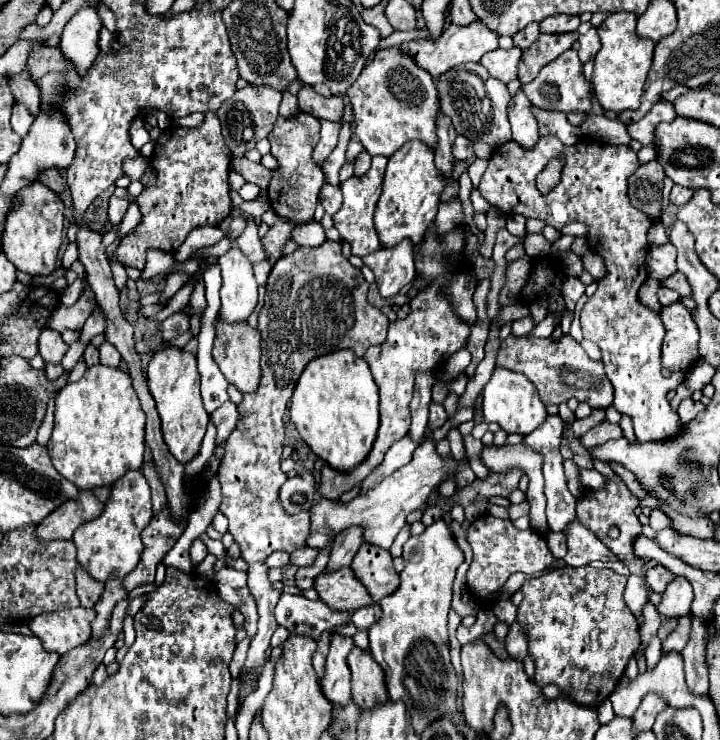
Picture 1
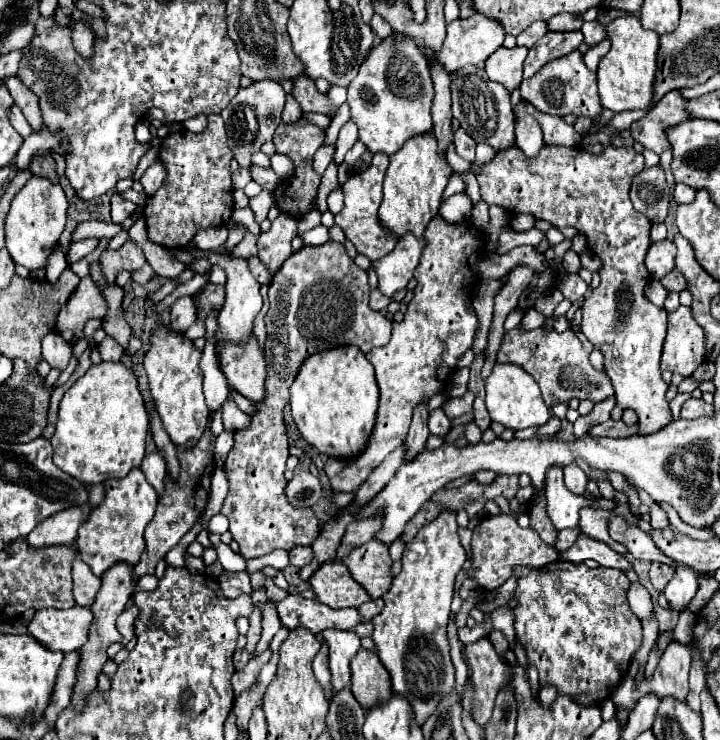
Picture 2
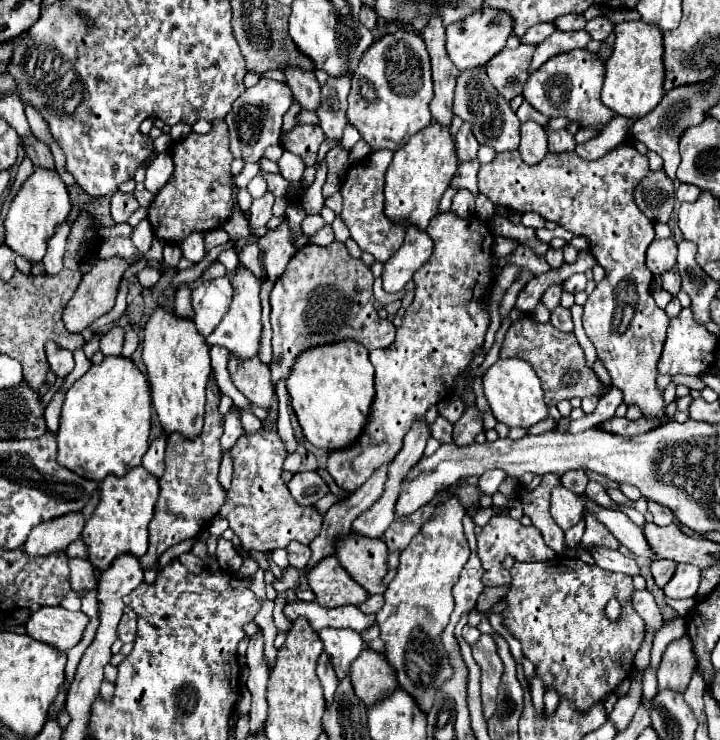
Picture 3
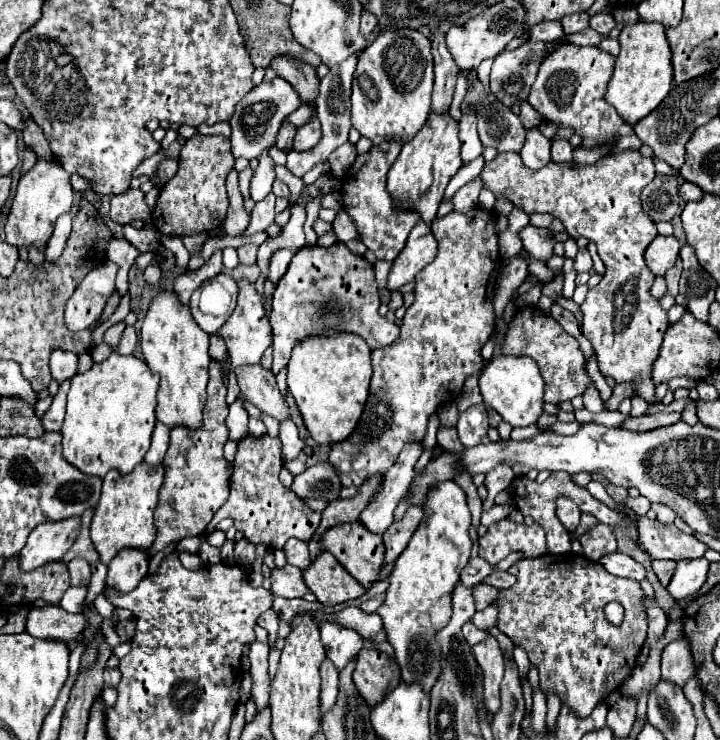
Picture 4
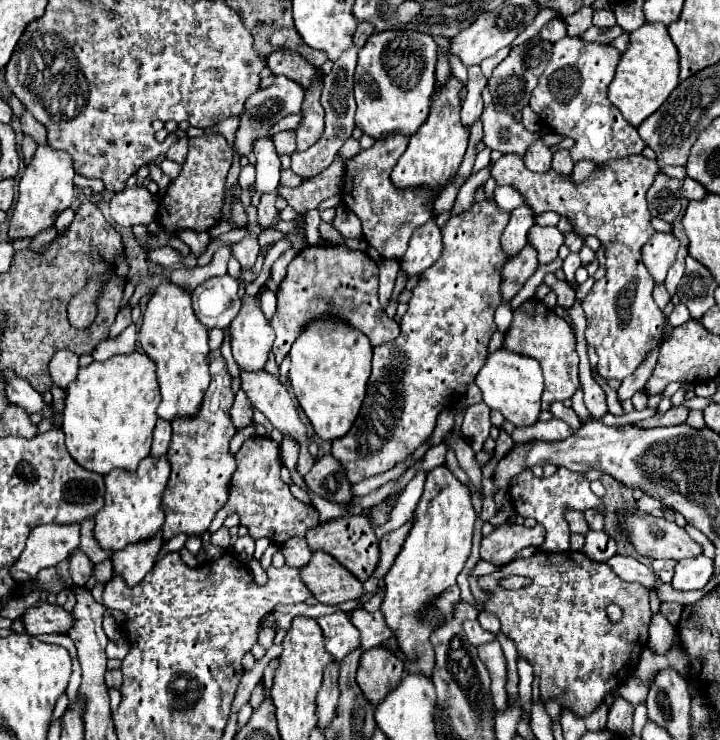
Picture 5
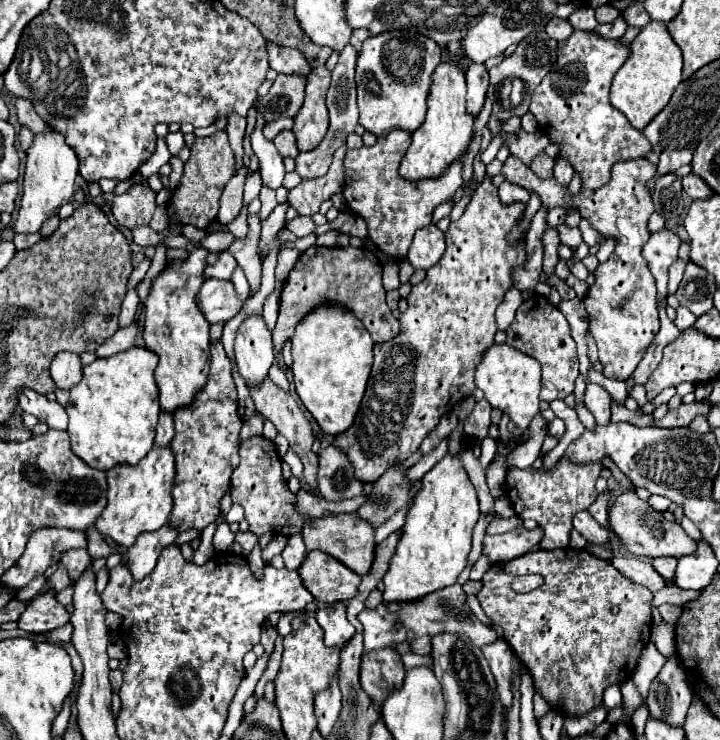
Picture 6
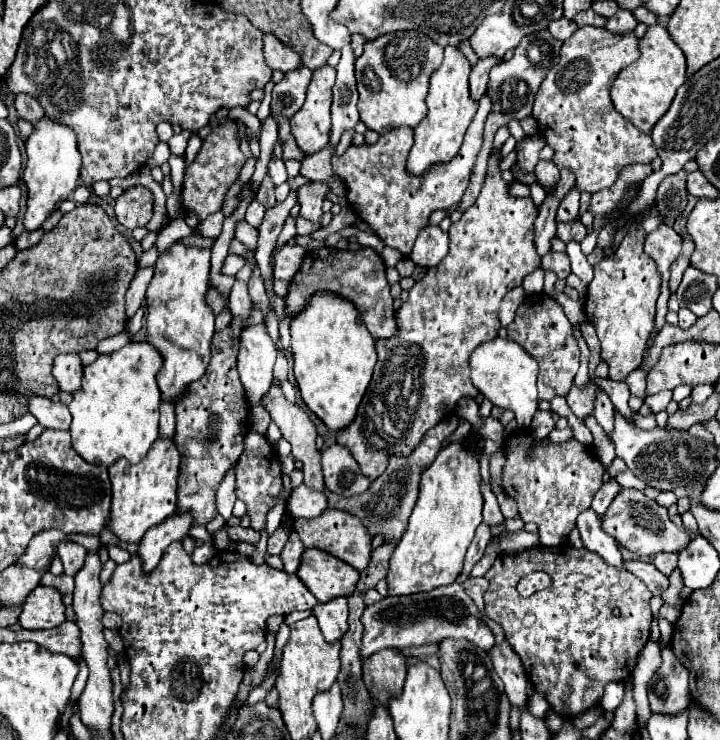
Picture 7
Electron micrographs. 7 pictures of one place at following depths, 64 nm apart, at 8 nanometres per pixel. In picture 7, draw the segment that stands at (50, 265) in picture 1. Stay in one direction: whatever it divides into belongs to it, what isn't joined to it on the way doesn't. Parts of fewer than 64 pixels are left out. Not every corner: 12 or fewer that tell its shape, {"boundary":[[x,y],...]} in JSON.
{"boundary":[[42,116],[26,140],[26,230],[76,190],[76,132]]}

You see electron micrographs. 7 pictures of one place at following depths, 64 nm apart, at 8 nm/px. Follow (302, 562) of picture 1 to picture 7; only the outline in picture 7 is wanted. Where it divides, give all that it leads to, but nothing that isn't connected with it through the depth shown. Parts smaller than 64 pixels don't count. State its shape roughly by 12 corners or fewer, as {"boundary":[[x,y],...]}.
{"boundary":[[292,532],[284,550],[284,572],[298,570],[304,544]]}

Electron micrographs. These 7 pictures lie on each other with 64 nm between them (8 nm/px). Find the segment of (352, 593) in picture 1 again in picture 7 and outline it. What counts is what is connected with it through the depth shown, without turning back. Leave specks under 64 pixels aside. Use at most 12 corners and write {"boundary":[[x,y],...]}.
{"boundary":[[316,548],[296,574],[326,602],[350,596],[356,568]]}

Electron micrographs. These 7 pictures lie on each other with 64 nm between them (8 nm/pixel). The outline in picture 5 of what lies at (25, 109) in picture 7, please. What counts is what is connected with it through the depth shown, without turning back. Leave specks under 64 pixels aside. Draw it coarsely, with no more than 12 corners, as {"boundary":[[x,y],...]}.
{"boundary":[[28,110],[22,112],[22,132],[38,144],[46,142],[48,132]]}

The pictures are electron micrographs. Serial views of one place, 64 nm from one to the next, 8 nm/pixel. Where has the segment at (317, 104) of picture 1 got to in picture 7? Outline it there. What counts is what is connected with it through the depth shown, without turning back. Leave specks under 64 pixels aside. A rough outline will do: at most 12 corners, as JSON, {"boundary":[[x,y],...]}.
{"boundary":[[264,34],[264,58],[272,70],[302,66],[300,56],[274,34]]}

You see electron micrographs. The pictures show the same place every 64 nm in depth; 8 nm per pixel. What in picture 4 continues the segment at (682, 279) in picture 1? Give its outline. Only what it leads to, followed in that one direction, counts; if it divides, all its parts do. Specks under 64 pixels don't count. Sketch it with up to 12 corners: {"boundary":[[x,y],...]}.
{"boundary":[[682,260],[666,272],[668,294],[678,294],[678,280],[682,274]]}

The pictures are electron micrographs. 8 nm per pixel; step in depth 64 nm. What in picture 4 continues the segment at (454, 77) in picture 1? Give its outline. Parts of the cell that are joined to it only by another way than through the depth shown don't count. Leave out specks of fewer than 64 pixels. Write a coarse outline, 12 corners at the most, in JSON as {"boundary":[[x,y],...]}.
{"boundary":[[478,82],[462,110],[476,104],[478,134],[498,152],[522,150],[526,128]]}

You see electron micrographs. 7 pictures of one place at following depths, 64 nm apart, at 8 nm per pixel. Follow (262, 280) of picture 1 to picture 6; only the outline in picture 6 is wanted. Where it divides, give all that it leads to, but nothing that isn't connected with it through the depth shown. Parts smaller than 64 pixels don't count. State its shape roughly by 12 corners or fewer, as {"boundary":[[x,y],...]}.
{"boundary":[[248,215],[250,232],[234,240],[230,252],[244,270],[250,288],[258,290],[262,262],[258,258],[261,220]]}

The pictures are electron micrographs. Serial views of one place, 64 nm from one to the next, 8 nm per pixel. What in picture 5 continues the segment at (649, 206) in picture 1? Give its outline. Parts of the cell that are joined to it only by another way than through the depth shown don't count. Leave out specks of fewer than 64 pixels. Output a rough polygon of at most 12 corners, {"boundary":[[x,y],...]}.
{"boundary":[[658,174],[648,190],[652,216],[674,222],[680,214],[680,180]]}

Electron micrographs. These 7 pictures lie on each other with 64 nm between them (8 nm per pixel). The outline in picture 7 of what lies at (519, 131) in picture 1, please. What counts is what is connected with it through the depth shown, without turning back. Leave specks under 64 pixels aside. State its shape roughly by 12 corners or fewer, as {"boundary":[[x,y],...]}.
{"boundary":[[548,160],[534,168],[536,180],[544,188],[560,182],[560,170]]}

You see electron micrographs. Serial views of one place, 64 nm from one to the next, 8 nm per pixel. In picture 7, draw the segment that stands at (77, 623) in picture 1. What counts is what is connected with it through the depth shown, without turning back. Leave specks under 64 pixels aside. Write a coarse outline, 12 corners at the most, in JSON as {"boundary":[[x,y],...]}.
{"boundary":[[38,586],[22,606],[26,630],[66,620],[56,588]]}

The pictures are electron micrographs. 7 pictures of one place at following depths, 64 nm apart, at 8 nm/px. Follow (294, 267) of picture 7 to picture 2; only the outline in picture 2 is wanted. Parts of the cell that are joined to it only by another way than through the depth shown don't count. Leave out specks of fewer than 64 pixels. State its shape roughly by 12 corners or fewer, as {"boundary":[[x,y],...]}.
{"boundary":[[280,214],[258,238],[258,258],[274,276],[292,254],[296,220]]}

